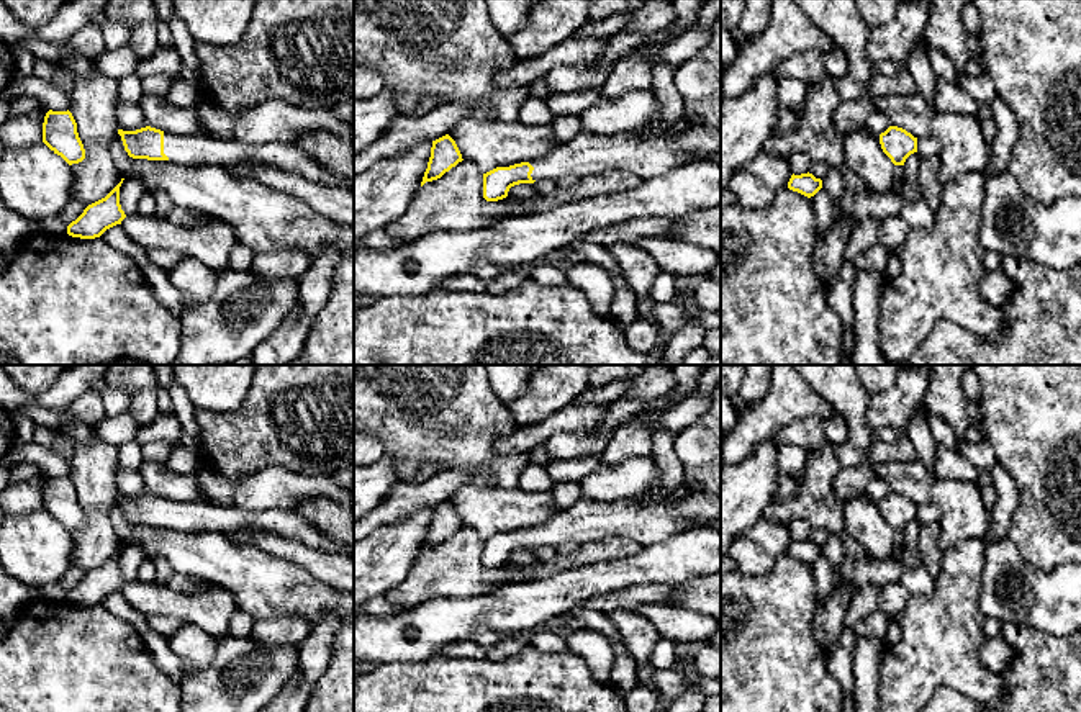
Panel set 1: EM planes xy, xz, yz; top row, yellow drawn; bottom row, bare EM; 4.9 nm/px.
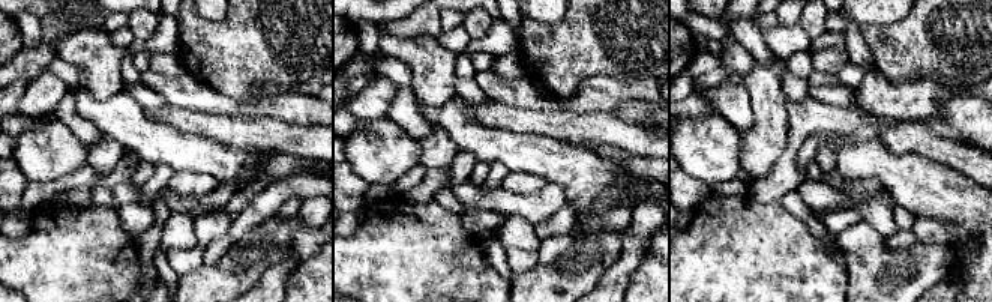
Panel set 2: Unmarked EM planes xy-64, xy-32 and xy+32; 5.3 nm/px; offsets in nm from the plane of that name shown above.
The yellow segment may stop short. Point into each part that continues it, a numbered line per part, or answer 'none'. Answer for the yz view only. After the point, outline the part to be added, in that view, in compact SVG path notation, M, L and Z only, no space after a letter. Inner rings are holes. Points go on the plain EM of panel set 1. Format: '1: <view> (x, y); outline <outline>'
none

